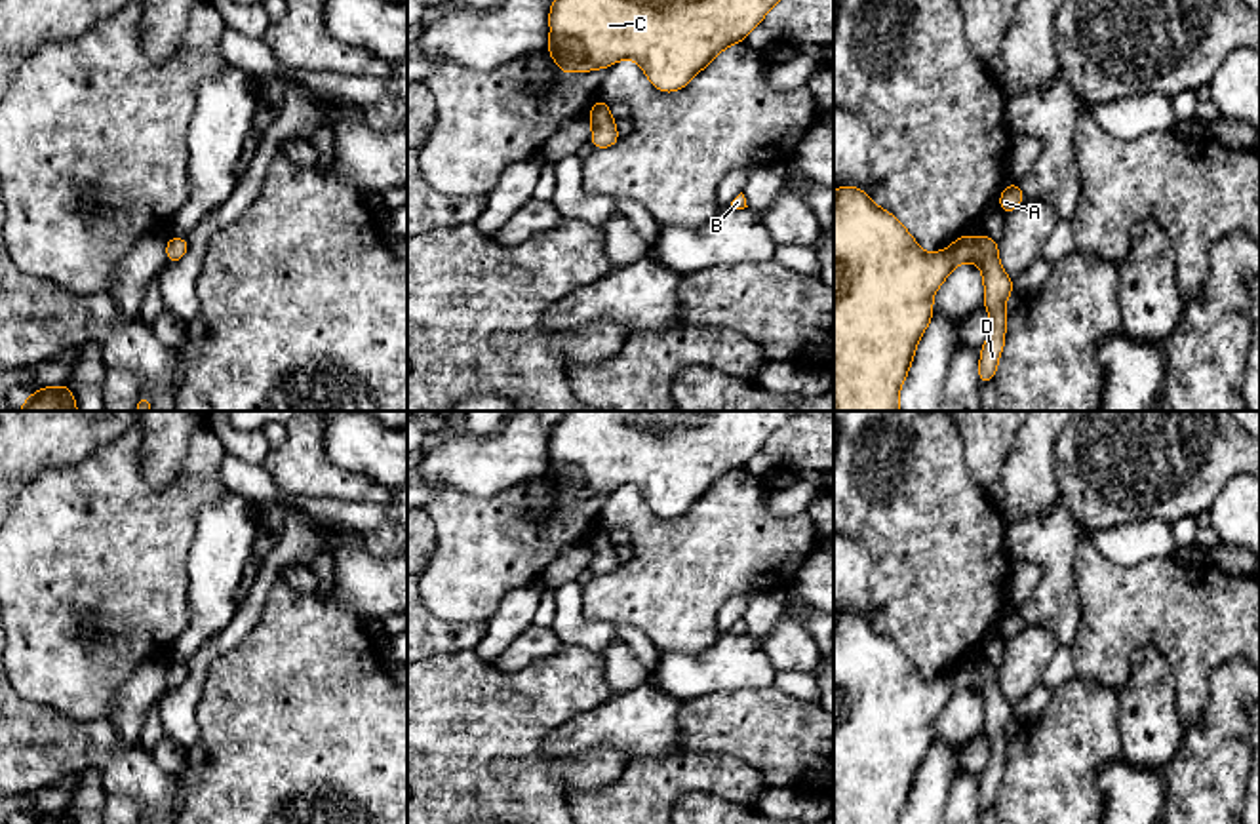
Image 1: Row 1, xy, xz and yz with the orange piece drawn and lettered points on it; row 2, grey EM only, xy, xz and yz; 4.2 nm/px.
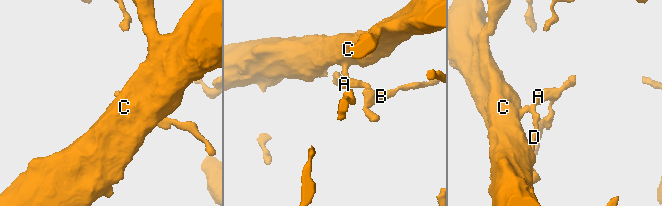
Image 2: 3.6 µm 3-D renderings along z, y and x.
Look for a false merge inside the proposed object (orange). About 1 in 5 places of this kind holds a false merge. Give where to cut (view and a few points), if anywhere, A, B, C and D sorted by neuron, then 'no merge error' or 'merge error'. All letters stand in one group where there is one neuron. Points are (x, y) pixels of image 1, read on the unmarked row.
cut none; groups A B C D; no merge error

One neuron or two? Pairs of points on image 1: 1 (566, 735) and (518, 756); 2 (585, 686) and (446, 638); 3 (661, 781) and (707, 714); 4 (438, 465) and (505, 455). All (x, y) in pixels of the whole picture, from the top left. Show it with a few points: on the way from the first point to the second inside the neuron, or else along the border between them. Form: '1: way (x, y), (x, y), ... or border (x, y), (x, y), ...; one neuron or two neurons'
1: border (571, 716), (541, 741), (543, 756); two neurons
2: border (472, 647), (433, 653), (429, 657); two neurons
3: border (678, 750), (726, 754); two neurons
4: way (455, 465), (488, 465); one neuron

